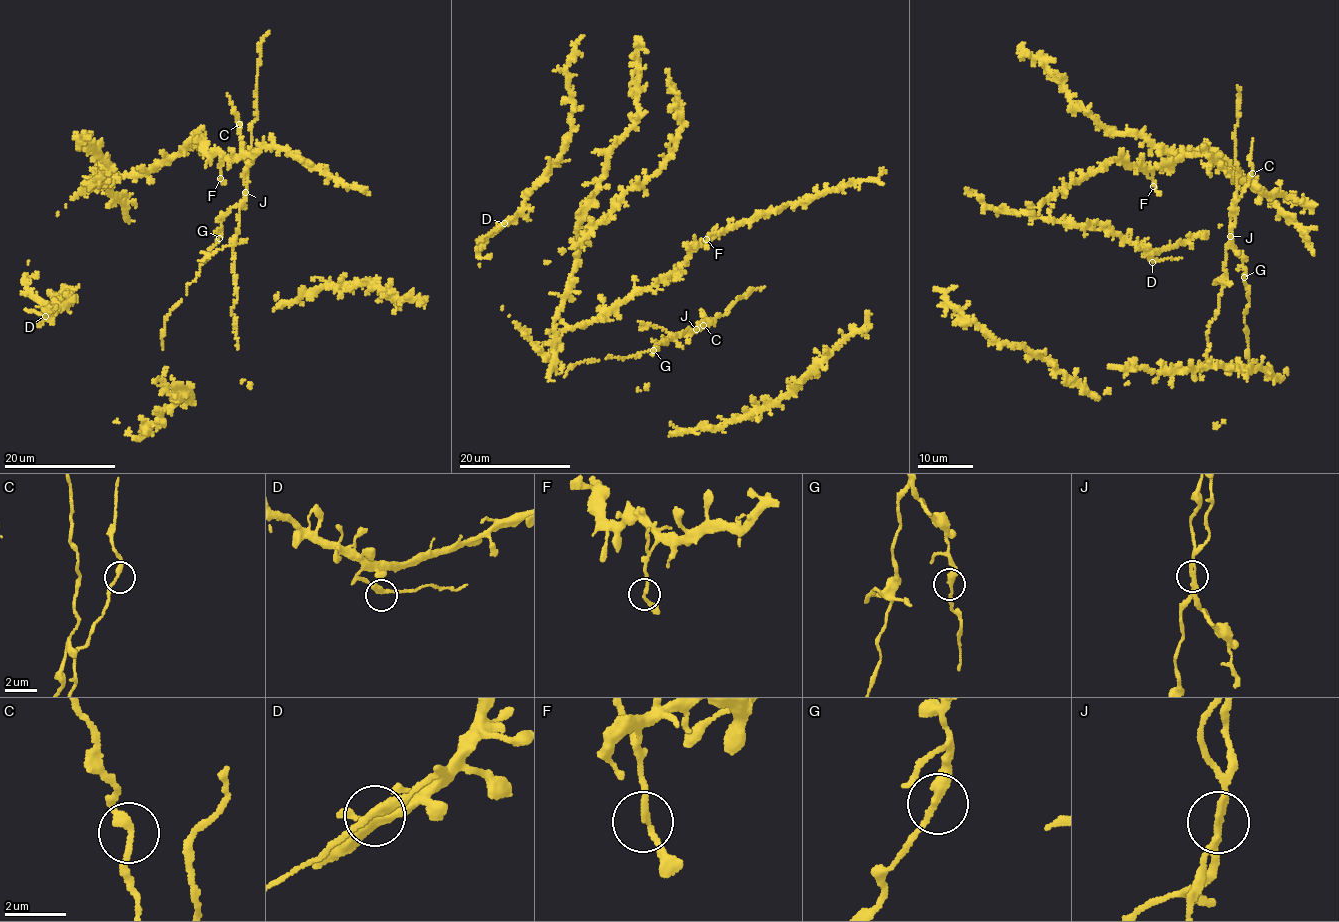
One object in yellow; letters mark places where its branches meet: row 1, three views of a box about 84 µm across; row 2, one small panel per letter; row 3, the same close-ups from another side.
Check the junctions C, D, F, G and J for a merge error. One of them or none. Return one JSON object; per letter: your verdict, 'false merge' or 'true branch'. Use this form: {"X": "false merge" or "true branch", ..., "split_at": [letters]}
{"C": "true branch", "D": "true branch", "F": "true branch", "G": "true branch", "J": "false merge", "split_at": ["J"]}

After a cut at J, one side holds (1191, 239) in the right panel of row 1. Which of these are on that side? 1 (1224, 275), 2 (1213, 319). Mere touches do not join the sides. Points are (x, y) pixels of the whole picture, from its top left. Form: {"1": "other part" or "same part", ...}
{"1": "other part", "2": "other part"}

